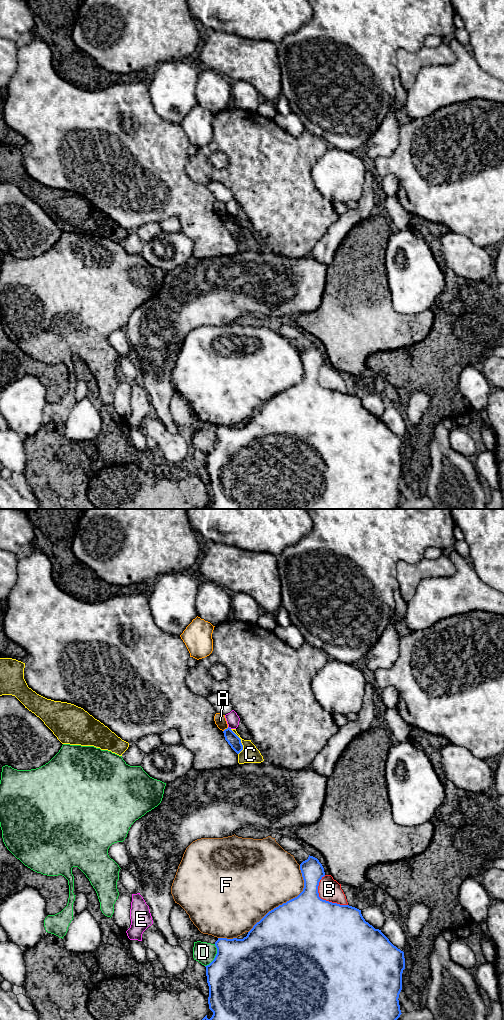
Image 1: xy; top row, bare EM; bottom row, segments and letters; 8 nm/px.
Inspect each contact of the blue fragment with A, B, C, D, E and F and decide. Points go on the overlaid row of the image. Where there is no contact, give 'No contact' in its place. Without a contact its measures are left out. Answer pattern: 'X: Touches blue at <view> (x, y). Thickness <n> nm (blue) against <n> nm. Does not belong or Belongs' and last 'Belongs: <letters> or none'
A: Touches blue at xy (225, 729). Thickness 100 nm (blue) against 90 nm. Does not belong
B: Touches blue at xy (322, 899). Thickness 500 nm (blue) against 180 nm. Does not belong
C: Touches blue at xy (240, 742). Thickness 100 nm (blue) against 140 nm. Does not belong
D: Touches blue at xy (215, 956). Thickness 500 nm (blue) against 170 nm. Does not belong
E: Touches blue at xy (230, 728). Thickness 100 nm (blue) against 100 nm. Does not belong
F: Touches blue at xy (287, 901). Thickness 500 nm (blue) against 480 nm. Does not belong
Belongs: none

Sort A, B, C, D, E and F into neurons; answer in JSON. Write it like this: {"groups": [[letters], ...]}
{"groups": [["A"], ["B"], ["C"], ["D"], ["E"], ["F"]]}

